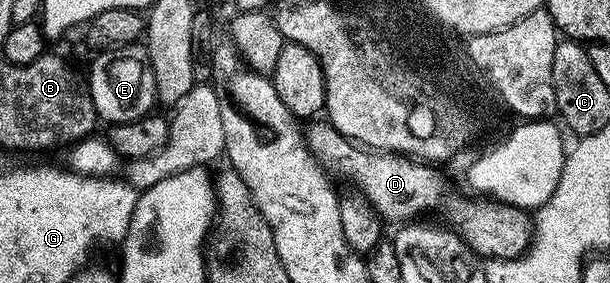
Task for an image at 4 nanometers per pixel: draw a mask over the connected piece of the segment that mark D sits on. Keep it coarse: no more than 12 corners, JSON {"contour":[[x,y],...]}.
{"contour":[[323,121],[308,146],[332,176],[344,175],[384,220],[439,206],[434,166],[373,152]]}

